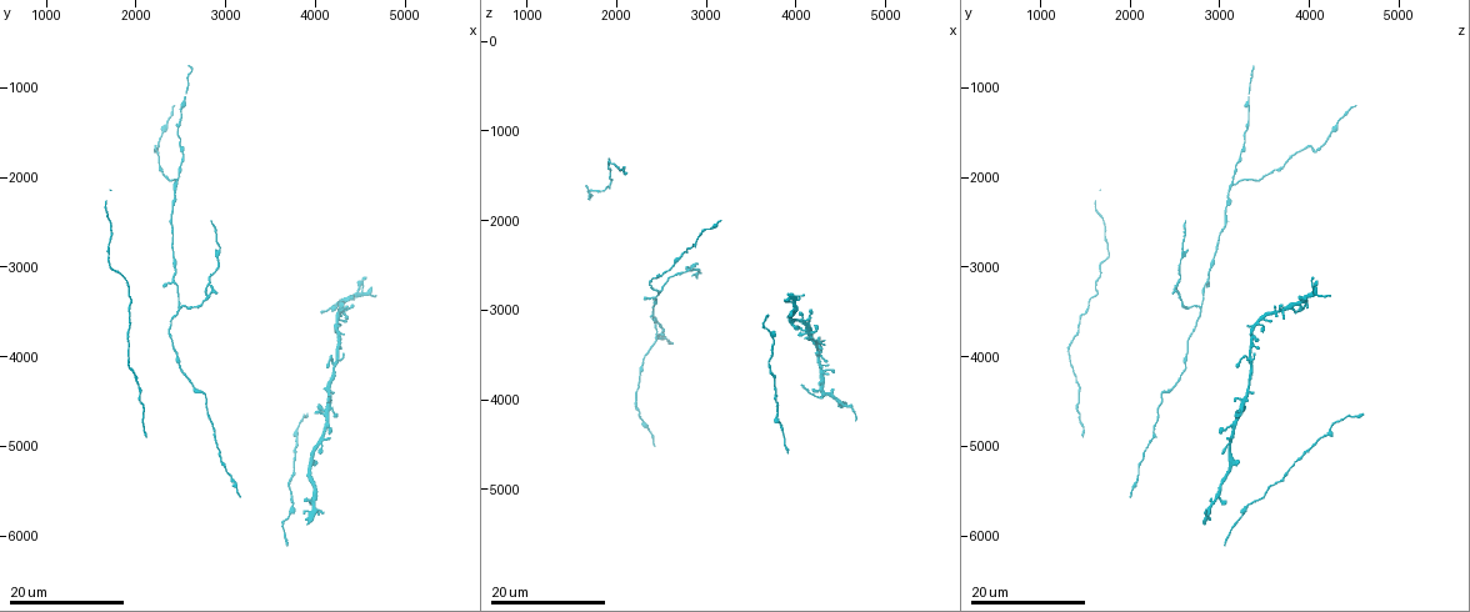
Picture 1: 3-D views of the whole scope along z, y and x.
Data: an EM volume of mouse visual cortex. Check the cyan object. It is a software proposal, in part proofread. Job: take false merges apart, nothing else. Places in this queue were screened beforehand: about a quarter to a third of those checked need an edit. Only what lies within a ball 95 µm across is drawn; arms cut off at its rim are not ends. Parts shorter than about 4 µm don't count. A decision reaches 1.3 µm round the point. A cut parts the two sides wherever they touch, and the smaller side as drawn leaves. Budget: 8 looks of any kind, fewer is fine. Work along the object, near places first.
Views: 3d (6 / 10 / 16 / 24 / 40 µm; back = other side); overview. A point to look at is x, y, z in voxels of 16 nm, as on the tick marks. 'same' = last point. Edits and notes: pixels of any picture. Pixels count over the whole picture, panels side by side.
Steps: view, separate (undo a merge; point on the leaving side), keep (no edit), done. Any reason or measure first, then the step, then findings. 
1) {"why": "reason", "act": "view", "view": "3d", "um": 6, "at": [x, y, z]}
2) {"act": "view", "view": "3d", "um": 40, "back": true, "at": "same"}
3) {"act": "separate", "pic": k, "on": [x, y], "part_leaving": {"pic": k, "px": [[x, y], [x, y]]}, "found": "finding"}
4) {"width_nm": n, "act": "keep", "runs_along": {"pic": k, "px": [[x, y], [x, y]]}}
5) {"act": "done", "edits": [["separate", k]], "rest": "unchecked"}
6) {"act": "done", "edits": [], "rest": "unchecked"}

{"act": "view", "view": "3d", "um": 24, "at": [2500, 3450, 2750]}

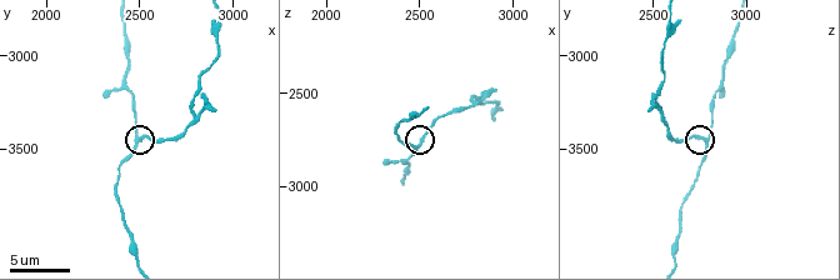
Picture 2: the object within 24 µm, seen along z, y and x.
{"why": "closer look", "act": "view", "view": "3d", "um": 6, "at": [2500, 3460, 2780]}

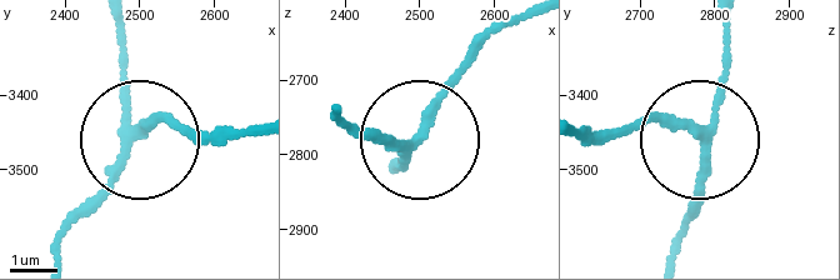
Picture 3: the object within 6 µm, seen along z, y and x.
{"act": "view", "view": "3d", "um": 6, "back": true, "at": [2495, 3450, 2780]}

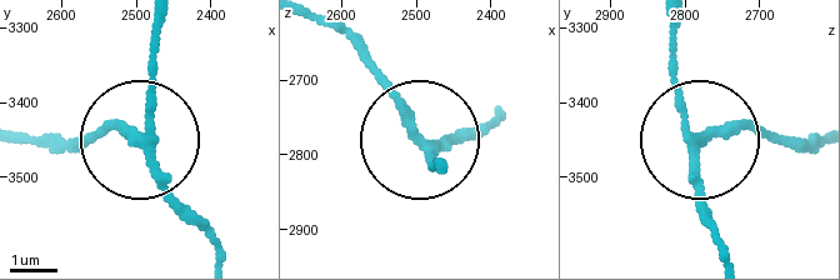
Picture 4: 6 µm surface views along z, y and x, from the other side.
{"width_nm": 190, "act": "separate", "pic": 4, "on": [104, 134], "part_leaving": {"pic": 4, "px": [[144, 136], [24, 136]]}, "found": "a second neuron is stuck on"}

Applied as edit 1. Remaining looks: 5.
{"act": "view", "view": "overview"}

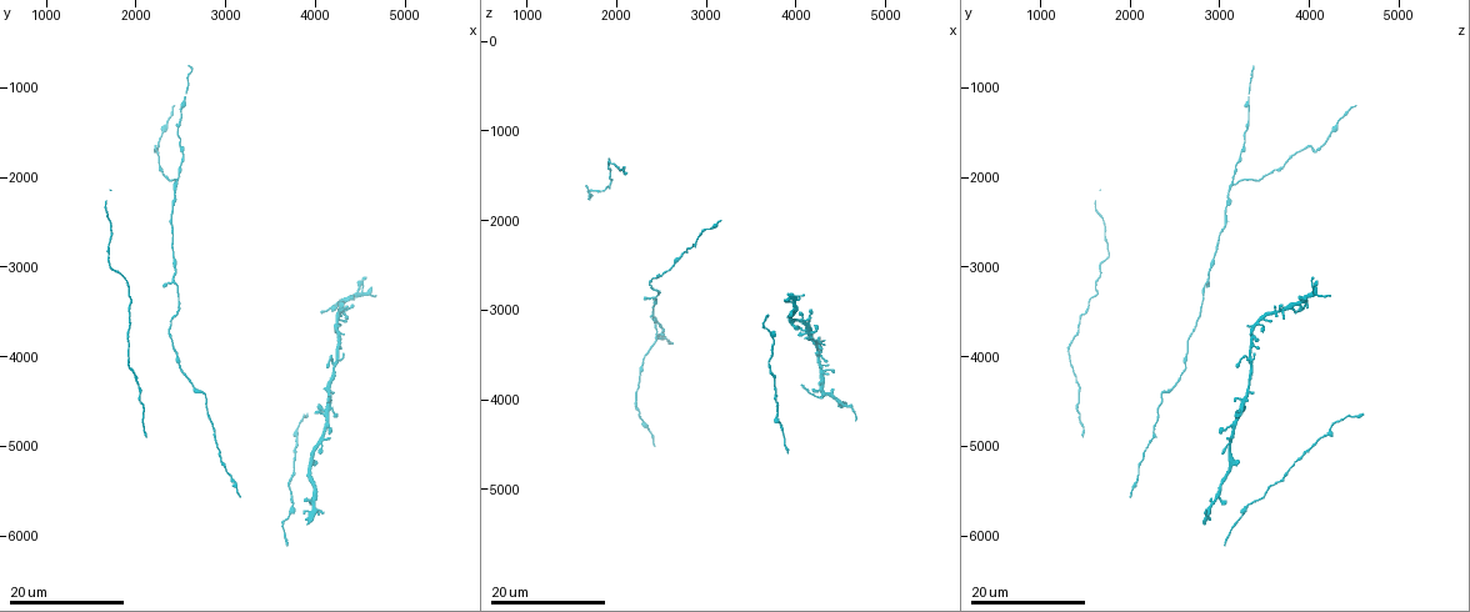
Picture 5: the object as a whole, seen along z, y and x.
{"why": "two arms in line, one across", "act": "view", "view": "3d", "um": 24, "at": [2450, 2050, 3150]}

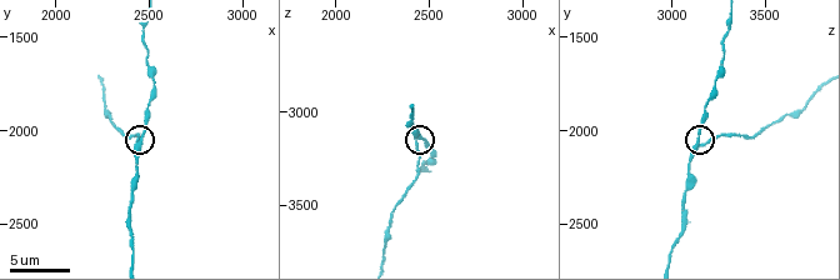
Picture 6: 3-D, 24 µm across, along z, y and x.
{"act": "view", "view": "3d", "um": 6, "at": [2420, 2080, 3160]}

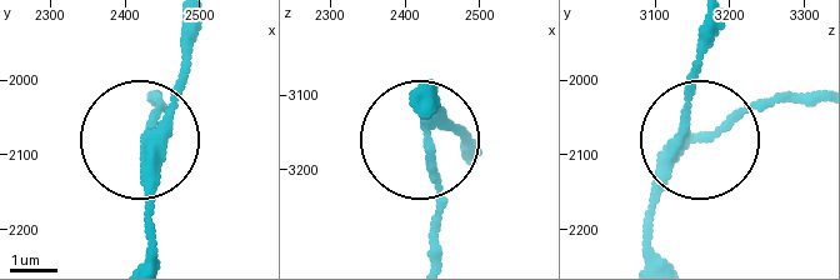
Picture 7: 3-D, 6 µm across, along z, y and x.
{"why": "from behind", "act": "view", "view": "3d", "um": 6, "back": true, "at": [2435, 2080, 3150]}

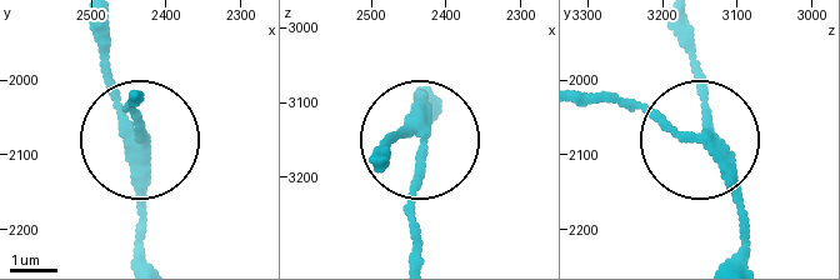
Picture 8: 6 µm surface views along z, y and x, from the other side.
{"side_arm_um": 25, "arms": 3, "act": "keep", "found": "all the same neuron"}

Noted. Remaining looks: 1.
{"act": "done", "edits": [["separate", 4]], "rest": "unchecked"}

